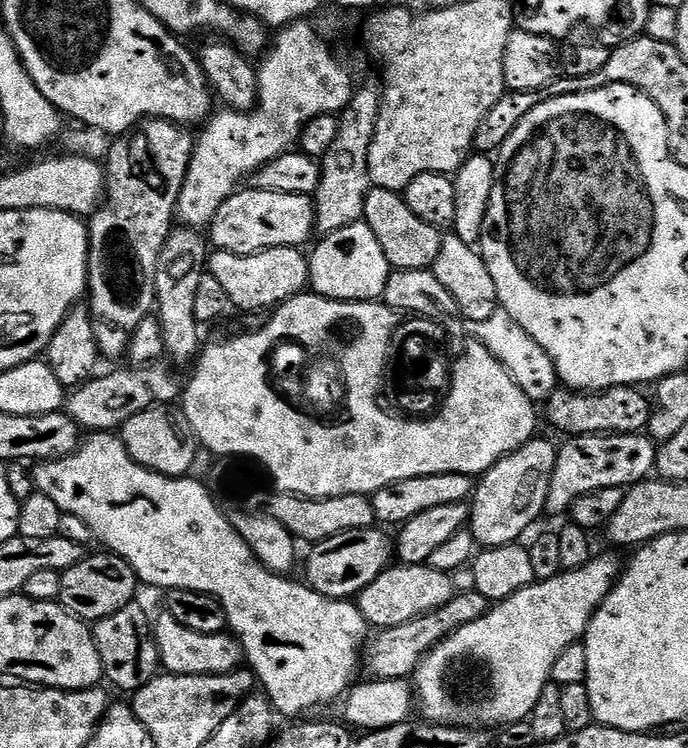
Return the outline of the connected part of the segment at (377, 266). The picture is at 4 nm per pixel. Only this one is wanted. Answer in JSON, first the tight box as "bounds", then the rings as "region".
{"bounds":[308,222,390,301],"region":[[[363,222],[351,224],[337,232],[329,232],[308,256],[308,283],[311,291],[327,300],[379,301],[386,290],[390,269],[374,230]]]}

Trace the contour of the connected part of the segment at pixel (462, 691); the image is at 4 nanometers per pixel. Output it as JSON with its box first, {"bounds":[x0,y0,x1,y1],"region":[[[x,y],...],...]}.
{"bounds":[414,555,621,730],"region":[[[593,555],[591,562],[586,566],[564,570],[549,580],[534,583],[529,588],[522,589],[518,594],[489,607],[488,613],[482,618],[478,618],[478,622],[470,622],[470,626],[462,626],[462,630],[450,634],[433,652],[426,654],[426,658],[416,667],[414,673],[414,696],[418,701],[419,711],[420,708],[424,711],[423,719],[433,724],[445,724],[451,728],[467,728],[469,730],[493,730],[492,728],[498,727],[499,724],[516,724],[519,720],[520,723],[527,721],[542,694],[542,690],[550,683],[554,662],[558,662],[558,654],[562,654],[562,650],[566,650],[566,646],[583,641],[594,614],[599,610],[601,602],[610,594],[613,586],[616,585],[621,571],[621,561],[616,561],[612,556]]]}

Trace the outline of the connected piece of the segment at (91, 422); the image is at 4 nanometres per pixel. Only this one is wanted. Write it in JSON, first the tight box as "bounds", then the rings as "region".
{"bounds":[67,362,182,434],"region":[[[157,362],[151,366],[136,366],[131,369],[133,372],[108,372],[105,376],[97,375],[87,380],[67,397],[67,415],[80,427],[95,434],[123,429],[134,414],[142,414],[142,410],[153,407],[154,402],[160,406],[171,405],[172,399],[181,395],[182,388],[162,365]]]}

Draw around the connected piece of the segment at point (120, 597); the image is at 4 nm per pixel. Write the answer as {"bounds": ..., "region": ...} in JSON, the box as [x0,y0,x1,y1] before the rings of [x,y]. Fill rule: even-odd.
{"bounds":[58,550,138,622],"region":[[[100,550],[97,556],[85,555],[84,559],[60,573],[62,590],[58,603],[68,612],[85,622],[95,622],[118,610],[128,607],[137,599],[138,581],[134,570],[122,557],[114,556],[107,550]]]}

